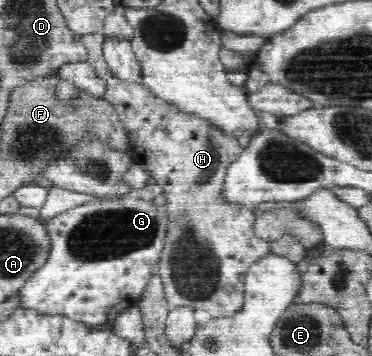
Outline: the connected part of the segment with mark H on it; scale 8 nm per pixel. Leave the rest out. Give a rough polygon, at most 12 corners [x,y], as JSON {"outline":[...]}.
{"outline":[[83,34],[129,153],[161,183],[168,303],[235,317],[271,253],[220,203],[237,138],[113,76]]}

